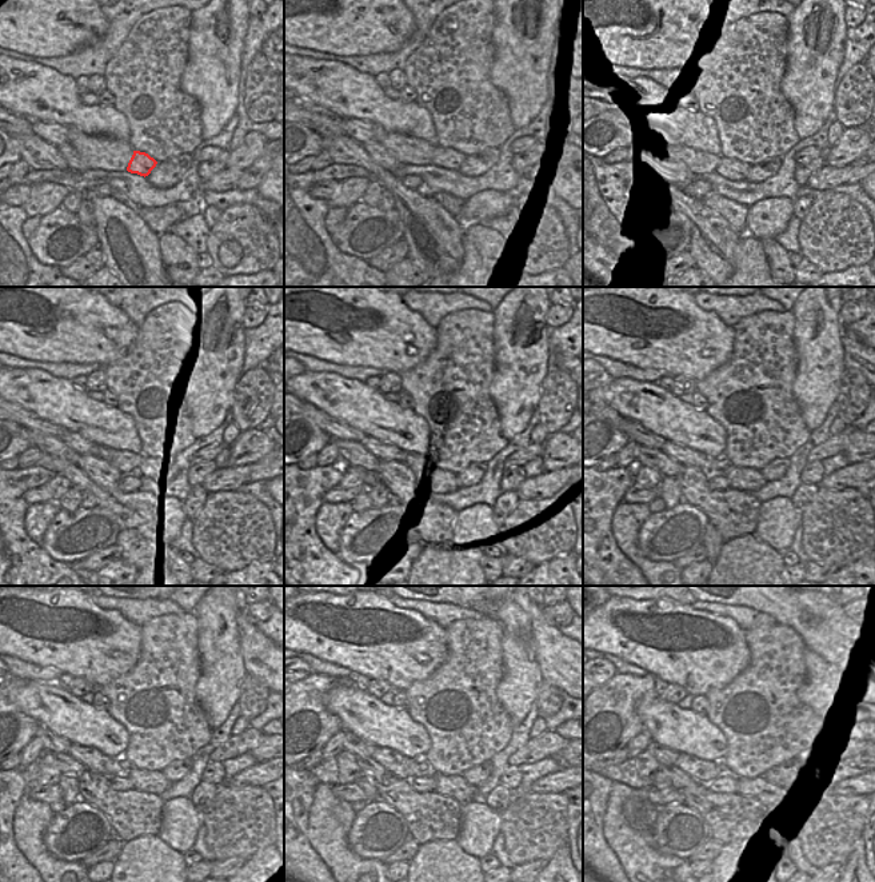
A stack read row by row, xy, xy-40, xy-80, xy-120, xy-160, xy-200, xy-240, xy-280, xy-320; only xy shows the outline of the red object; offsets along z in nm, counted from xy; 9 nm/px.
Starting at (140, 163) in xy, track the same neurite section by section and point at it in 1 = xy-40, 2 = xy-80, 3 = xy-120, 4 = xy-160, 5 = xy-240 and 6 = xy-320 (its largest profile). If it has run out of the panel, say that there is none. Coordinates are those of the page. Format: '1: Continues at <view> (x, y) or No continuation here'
1: Continues at xy-40 (442, 162)
2: Continues at xy-80 (739, 170)
3: Continues at xy-120 (146, 474)
4: Continues at xy-160 (443, 478)
5: Continues at xy-240 (155, 782)
6: Continues at xy-320 (758, 789)

